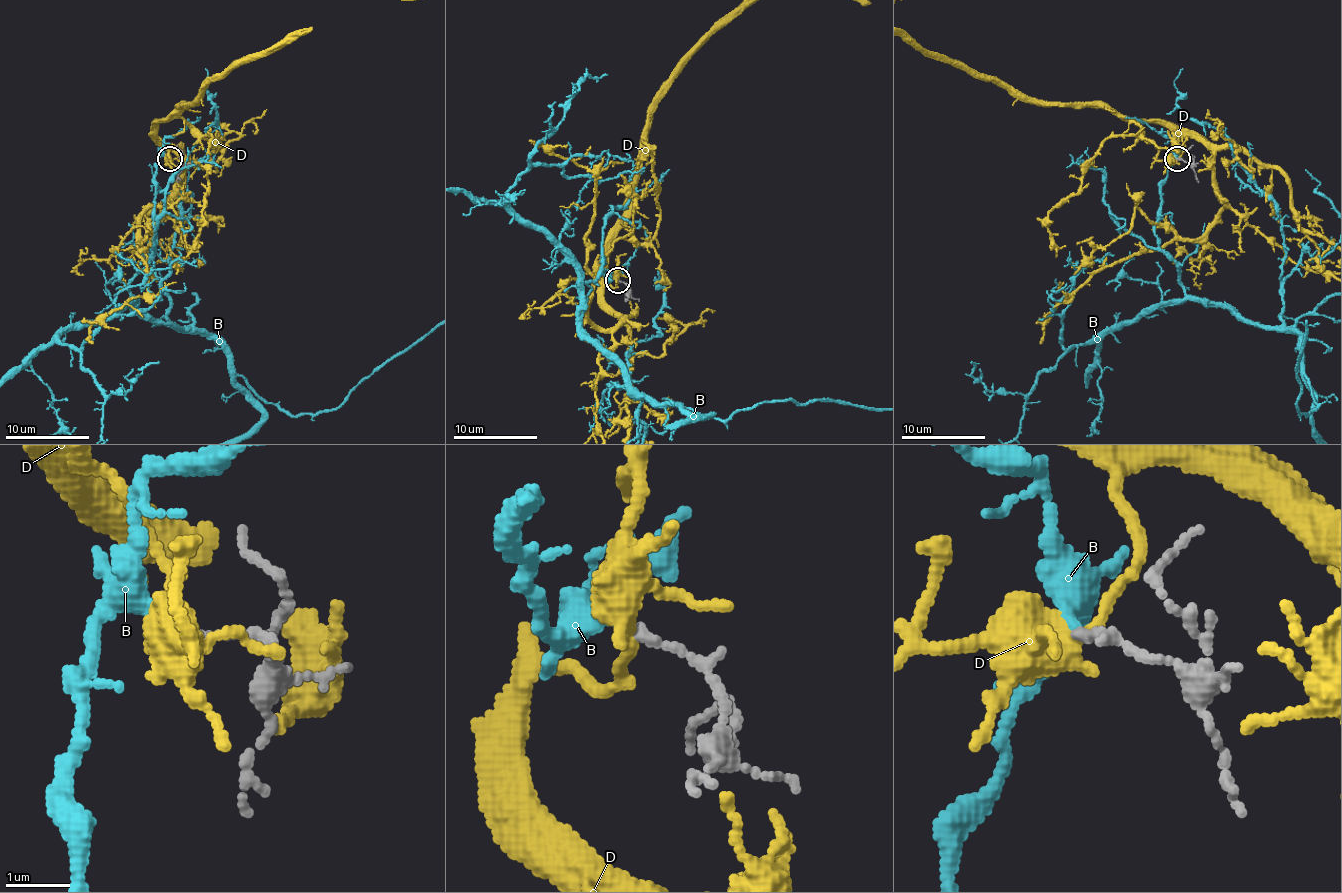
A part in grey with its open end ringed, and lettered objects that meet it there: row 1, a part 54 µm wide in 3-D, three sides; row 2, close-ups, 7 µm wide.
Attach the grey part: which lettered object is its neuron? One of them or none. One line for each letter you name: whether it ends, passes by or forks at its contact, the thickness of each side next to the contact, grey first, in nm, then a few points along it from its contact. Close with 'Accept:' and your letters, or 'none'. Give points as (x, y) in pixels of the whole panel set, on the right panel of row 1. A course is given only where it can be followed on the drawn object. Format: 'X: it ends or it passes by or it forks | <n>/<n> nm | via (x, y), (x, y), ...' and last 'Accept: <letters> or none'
B: it ends | 100/220 nm
Accept: B

